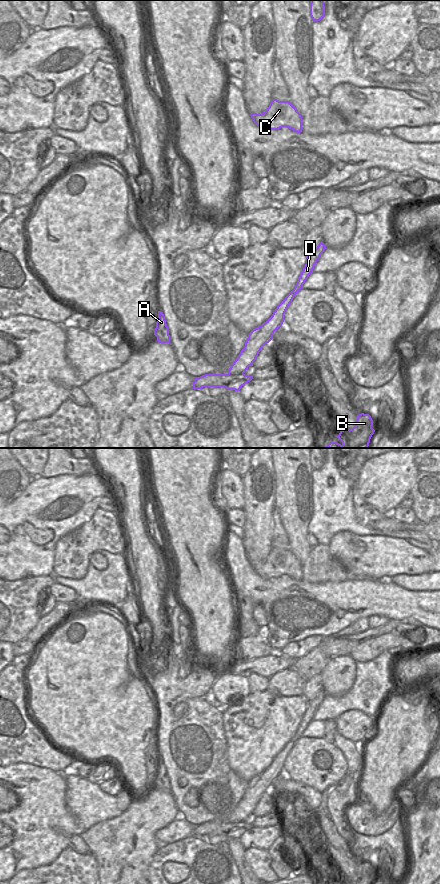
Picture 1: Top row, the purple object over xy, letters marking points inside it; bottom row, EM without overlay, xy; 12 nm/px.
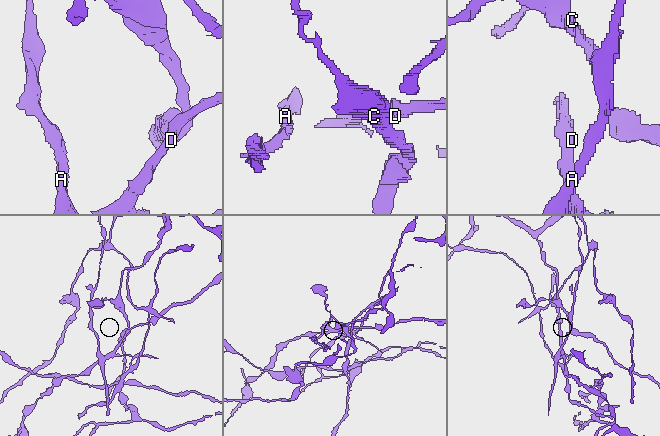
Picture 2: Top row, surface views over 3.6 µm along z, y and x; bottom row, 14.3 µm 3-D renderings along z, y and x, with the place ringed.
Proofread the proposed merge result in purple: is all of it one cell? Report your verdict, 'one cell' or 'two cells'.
two cells

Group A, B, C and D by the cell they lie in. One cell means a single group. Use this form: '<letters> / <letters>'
A B / C D

